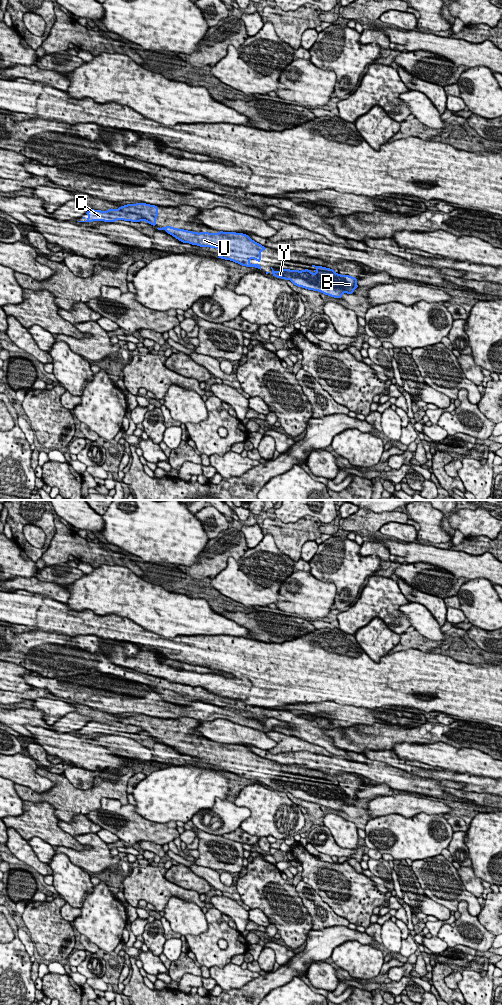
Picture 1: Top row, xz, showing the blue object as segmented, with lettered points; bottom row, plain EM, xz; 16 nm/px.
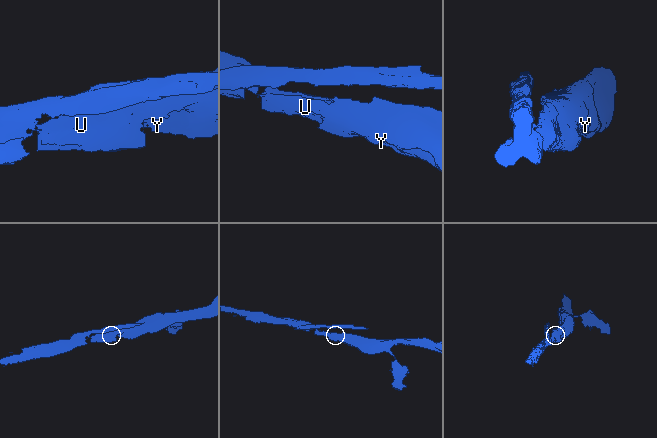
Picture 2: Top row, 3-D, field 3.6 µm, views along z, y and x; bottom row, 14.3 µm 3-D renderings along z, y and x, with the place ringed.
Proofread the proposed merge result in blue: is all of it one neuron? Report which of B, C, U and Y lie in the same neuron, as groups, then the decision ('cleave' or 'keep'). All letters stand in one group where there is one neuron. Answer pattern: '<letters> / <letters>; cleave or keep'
B U Y / C; cleave

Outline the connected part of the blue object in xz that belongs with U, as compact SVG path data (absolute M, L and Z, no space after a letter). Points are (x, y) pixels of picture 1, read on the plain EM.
M165 738L157 740L164 742L182 755L189 755L200 759L210 759L222 762L218 770L230 772L246 779L255 779L261 782L261 764L267 759L255 754L248 747L236 744L209 745L193 744L184 741Z

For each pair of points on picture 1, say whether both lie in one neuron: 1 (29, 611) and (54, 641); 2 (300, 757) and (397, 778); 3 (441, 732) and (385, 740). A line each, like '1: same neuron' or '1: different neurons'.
1: different neurons
2: same neuron
3: same neuron

